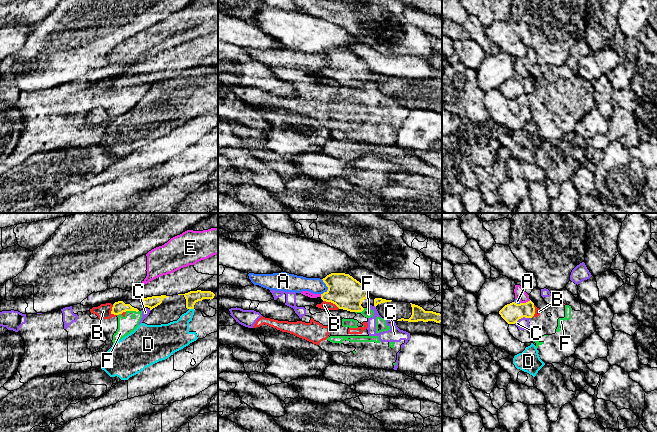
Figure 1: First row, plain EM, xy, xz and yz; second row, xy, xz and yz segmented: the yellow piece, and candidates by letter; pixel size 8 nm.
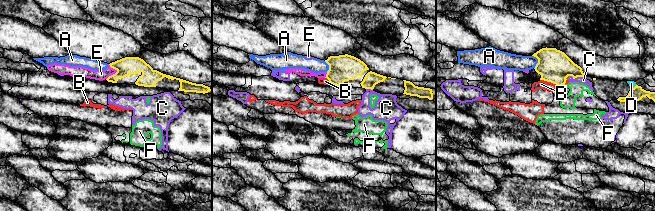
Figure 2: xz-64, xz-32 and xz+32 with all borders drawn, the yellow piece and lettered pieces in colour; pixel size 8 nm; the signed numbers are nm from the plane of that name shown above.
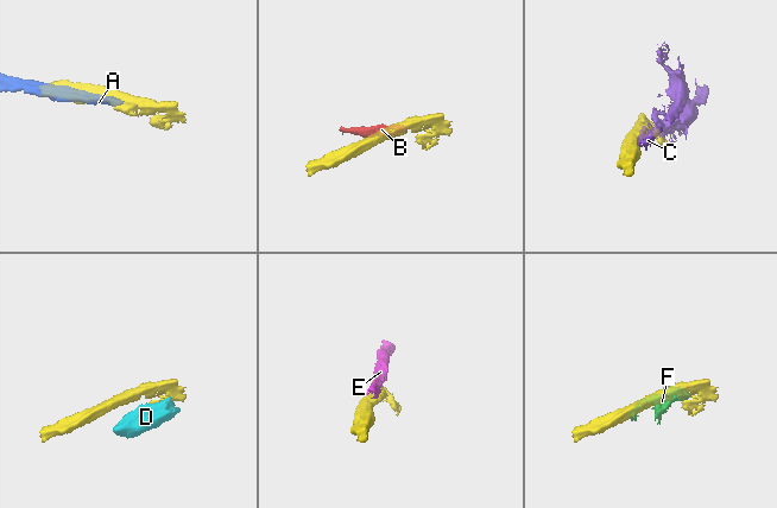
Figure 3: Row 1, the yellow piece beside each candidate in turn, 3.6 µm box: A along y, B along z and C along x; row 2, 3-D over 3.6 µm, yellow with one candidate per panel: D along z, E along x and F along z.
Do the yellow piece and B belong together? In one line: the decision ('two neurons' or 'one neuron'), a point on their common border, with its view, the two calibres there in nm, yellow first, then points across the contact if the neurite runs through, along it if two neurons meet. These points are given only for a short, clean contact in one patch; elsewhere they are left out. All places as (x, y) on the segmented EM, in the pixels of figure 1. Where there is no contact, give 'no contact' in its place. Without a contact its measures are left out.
two neurons; meets yellow in xz at (331, 302); 260 nm thick on the yellow side, 60 nm on the other; border along xz (323, 300), (330, 301), (339, 308)

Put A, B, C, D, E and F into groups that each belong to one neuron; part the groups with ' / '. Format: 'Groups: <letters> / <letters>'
Groups: A E / B C F / D

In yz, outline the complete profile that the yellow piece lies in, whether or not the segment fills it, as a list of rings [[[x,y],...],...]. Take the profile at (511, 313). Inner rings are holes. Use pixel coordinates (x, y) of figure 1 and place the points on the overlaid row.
[[[530,300],[526,303],[517,304],[512,302],[505,305],[499,314],[508,324],[515,324],[519,319],[532,318],[535,314],[534,303]]]

